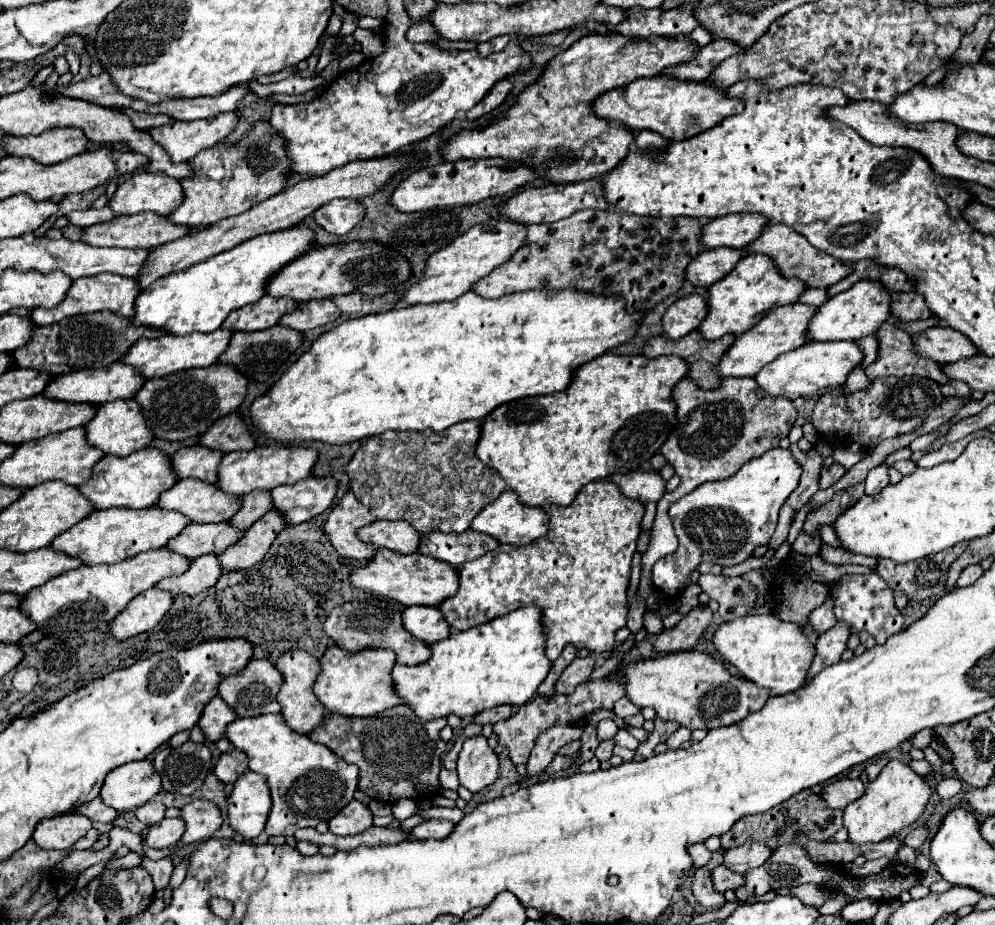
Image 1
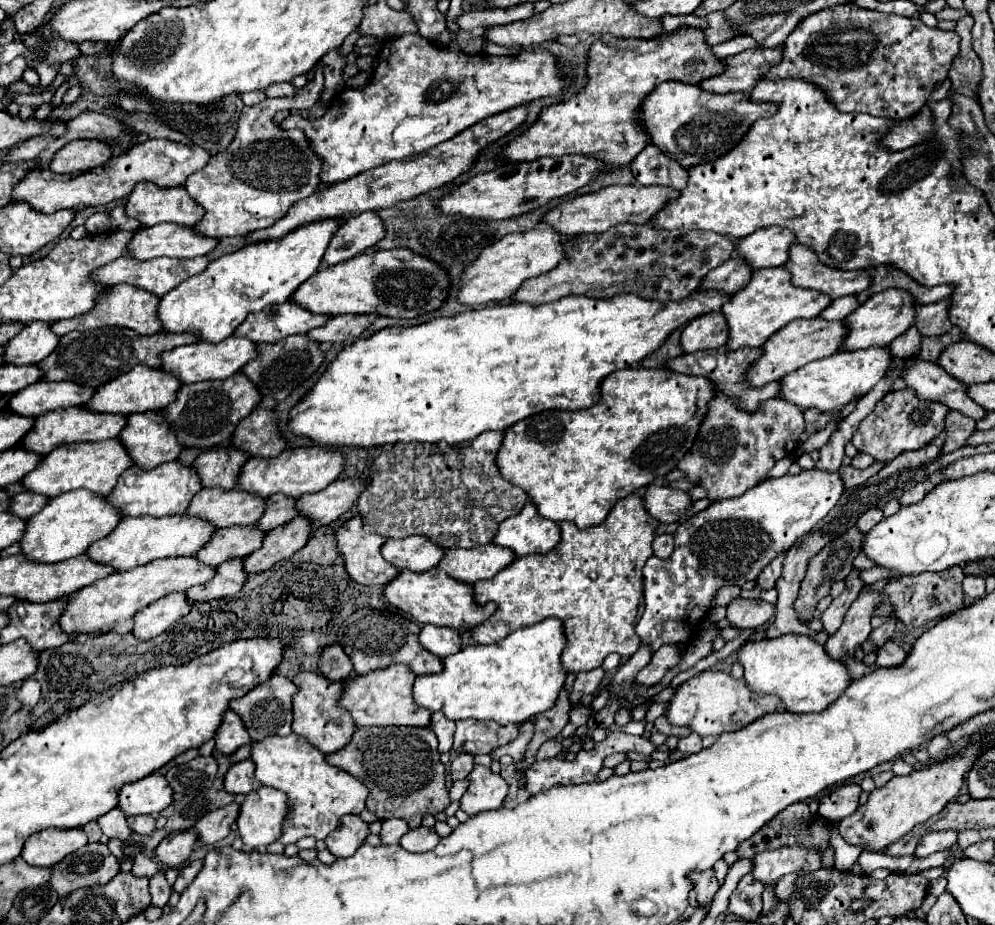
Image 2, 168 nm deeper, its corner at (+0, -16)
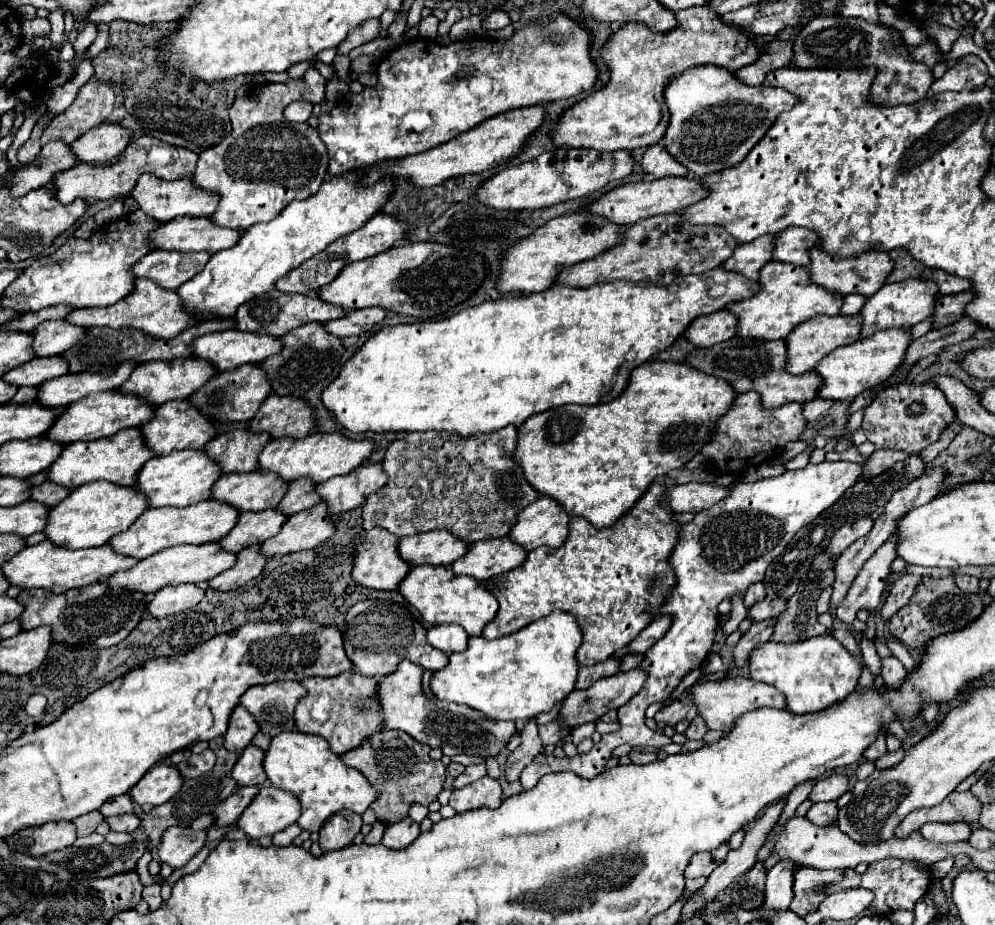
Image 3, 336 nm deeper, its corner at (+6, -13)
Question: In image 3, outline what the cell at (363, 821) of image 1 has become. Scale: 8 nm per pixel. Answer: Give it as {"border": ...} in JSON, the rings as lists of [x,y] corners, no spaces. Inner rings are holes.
{"border":[[[341,811],[333,815],[319,831],[319,845],[323,851],[337,851],[347,847],[361,829],[361,815]]]}

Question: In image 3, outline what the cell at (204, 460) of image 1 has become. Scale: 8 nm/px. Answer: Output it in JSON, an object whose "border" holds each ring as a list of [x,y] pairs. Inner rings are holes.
{"border":[[[231,429],[205,445],[205,453],[219,465],[221,473],[249,473],[257,469],[257,453],[269,437],[249,433],[247,429]]]}

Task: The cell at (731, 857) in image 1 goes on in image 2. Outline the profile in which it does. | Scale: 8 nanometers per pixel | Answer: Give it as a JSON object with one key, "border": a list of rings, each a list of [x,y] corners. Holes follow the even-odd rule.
{"border":[[[777,848],[761,852],[753,858],[753,876],[763,884],[777,882],[791,872],[815,872],[823,868],[819,848],[807,852],[807,848]]]}

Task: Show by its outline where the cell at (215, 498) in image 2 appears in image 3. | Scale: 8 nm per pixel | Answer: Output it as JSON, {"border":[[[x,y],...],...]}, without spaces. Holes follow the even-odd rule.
{"border":[[[229,473],[229,477],[221,475],[213,489],[211,497],[215,501],[223,501],[237,509],[239,513],[245,511],[265,511],[265,509],[275,509],[285,495],[285,481],[279,477],[267,475],[267,473]]]}

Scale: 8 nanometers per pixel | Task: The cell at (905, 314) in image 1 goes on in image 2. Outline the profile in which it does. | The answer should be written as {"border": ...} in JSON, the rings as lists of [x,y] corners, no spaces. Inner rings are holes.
{"border":[[[935,302],[917,306],[917,328],[923,336],[941,336],[953,328],[949,320],[949,302]]]}

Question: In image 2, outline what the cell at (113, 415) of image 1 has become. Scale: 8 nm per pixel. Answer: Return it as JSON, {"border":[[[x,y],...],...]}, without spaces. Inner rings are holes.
{"border":[[[161,410],[131,414],[129,424],[119,438],[133,462],[145,470],[177,460],[183,450],[183,444],[179,444],[175,432],[171,432],[171,424],[163,420]]]}

